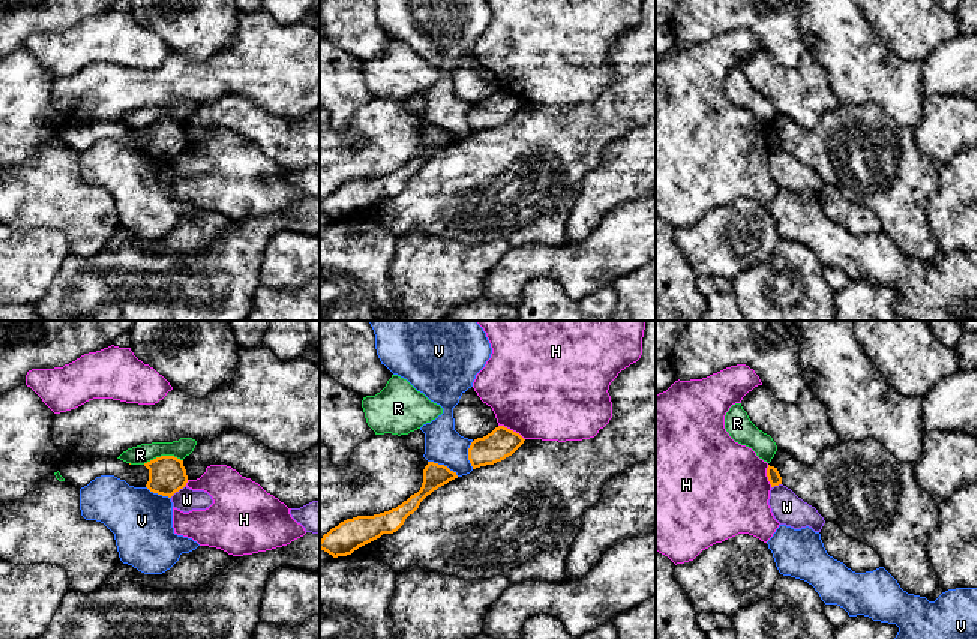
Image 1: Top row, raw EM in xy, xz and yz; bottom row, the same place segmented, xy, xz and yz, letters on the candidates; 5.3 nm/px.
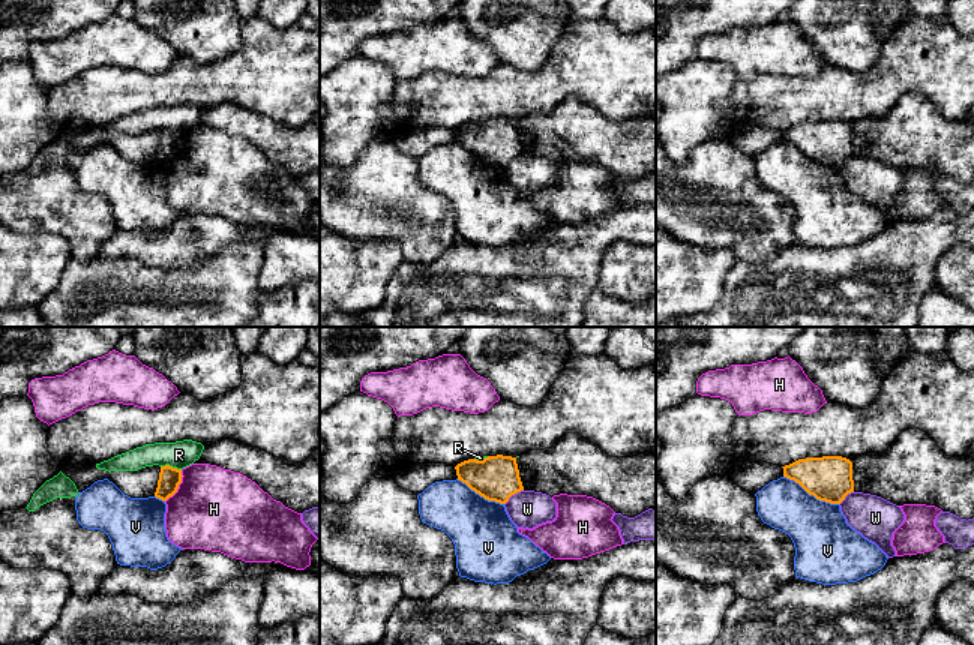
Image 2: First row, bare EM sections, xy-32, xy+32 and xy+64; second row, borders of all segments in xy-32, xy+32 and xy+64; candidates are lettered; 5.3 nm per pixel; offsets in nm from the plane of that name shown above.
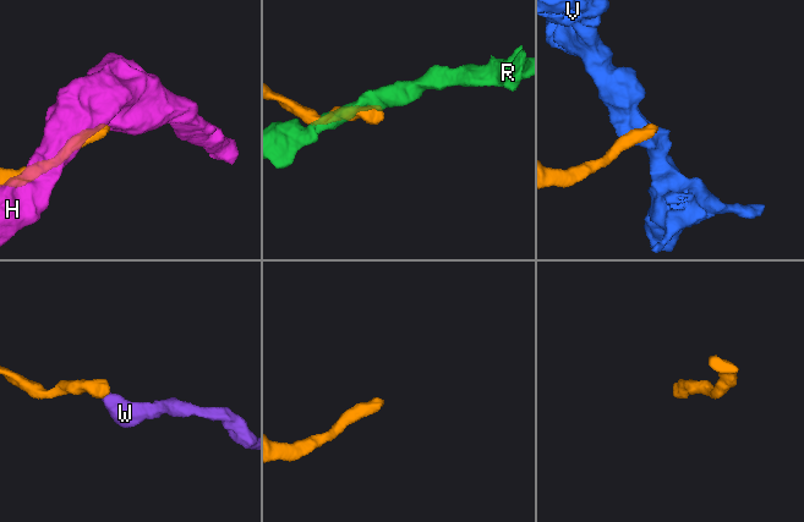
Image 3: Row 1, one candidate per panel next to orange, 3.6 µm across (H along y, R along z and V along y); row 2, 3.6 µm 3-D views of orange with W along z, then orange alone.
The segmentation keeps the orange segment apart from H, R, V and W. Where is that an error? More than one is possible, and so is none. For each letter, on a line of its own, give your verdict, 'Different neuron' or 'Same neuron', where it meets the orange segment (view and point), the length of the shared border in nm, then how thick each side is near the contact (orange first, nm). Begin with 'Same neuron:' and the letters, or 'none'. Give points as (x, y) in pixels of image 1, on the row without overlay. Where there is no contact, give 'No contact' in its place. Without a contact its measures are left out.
Same neuron: none
H: Different neuron. Touches orange at xz (512, 95). Shared border 170 nm. Thickness 160 nm (orange) against 500 nm
R: Different neuron. Touches orange at xy (162, 120). Shared border 220 nm. Thickness 200 nm (orange) against 110 nm
V: Different neuron. Touches orange at xz (443, 129). Shared border 190 nm. Thickness 130 nm (orange) against 200 nm
W: Different neuron. Touches orange at xy (177, 155). Shared border 110 nm. Thickness 200 nm (orange) against 130 nm

